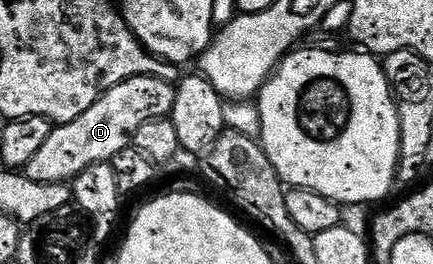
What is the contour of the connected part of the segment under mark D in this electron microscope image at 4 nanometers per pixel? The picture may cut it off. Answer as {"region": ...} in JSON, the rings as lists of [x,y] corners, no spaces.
{"region":[[[133,77],[124,83],[116,83],[116,87],[112,87],[103,97],[96,99],[96,103],[92,103],[92,107],[88,107],[84,115],[72,119],[72,123],[51,128],[48,140],[26,164],[26,177],[36,183],[70,183],[88,167],[107,164],[116,155],[120,155],[120,151],[131,148],[136,131],[140,131],[140,126],[148,123],[148,119],[169,117],[174,106],[174,91],[175,86],[171,82],[155,77]]]}

